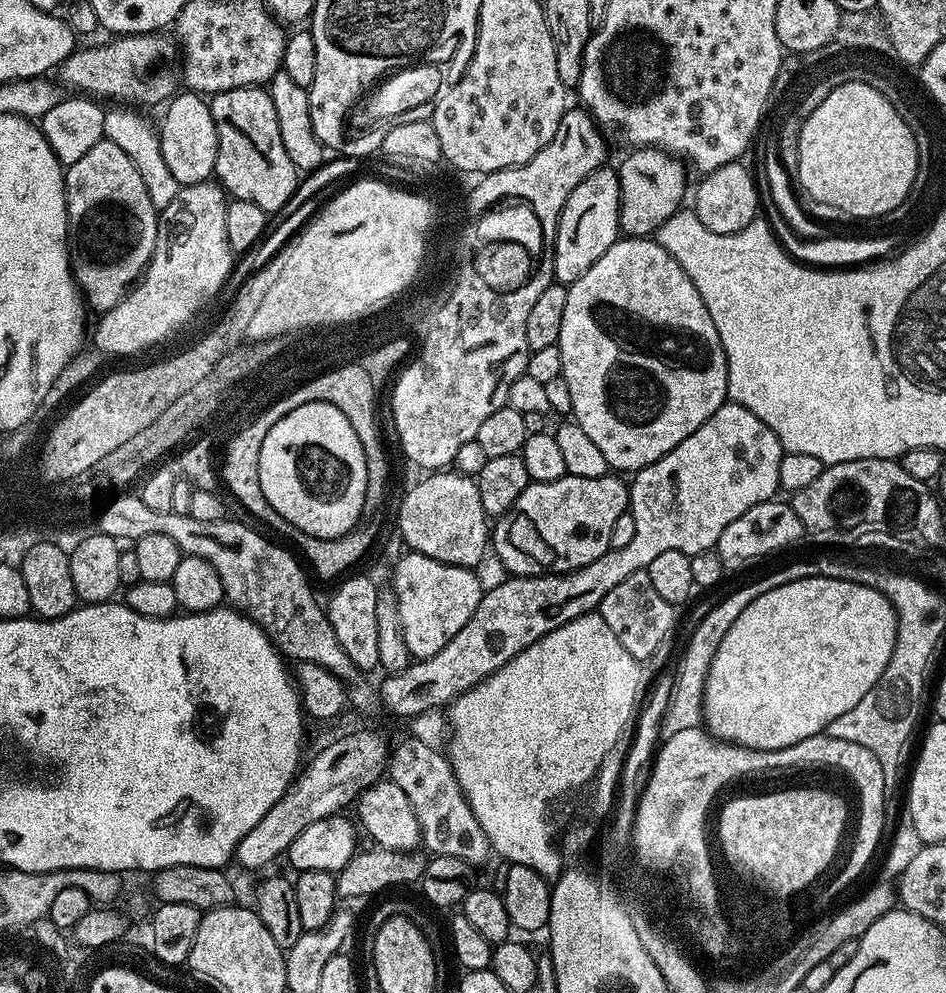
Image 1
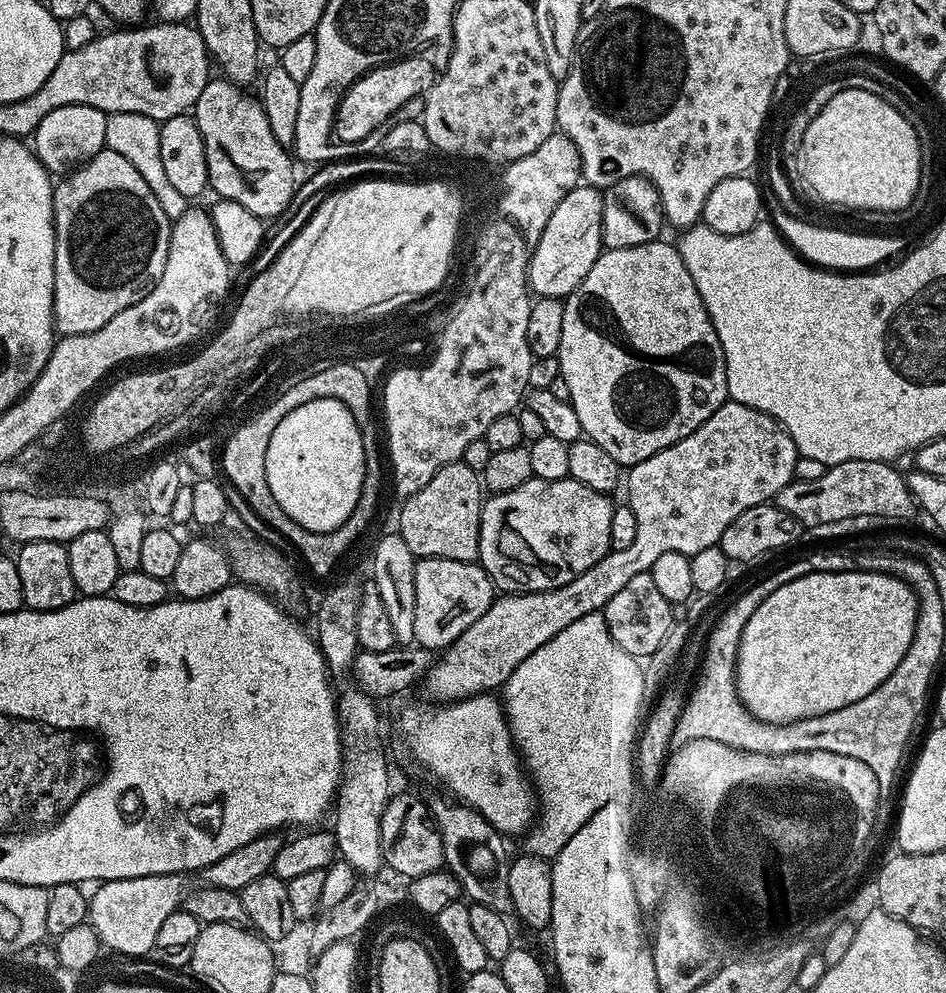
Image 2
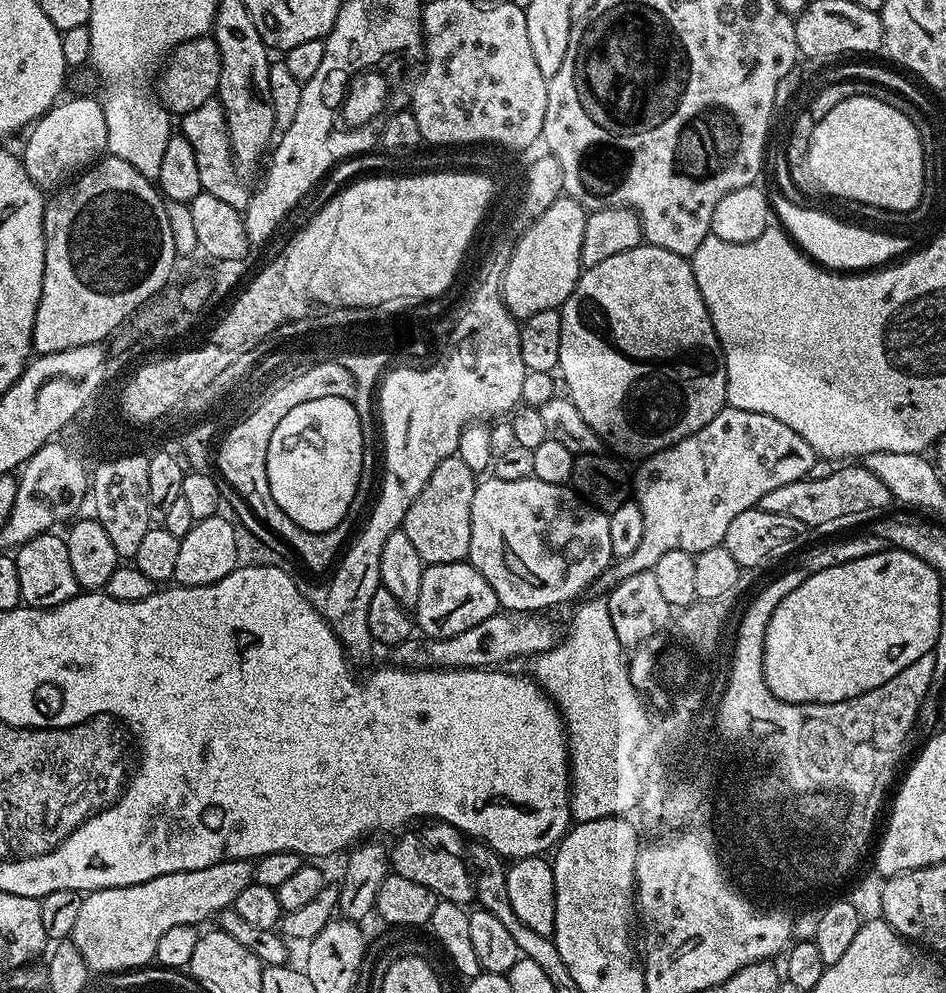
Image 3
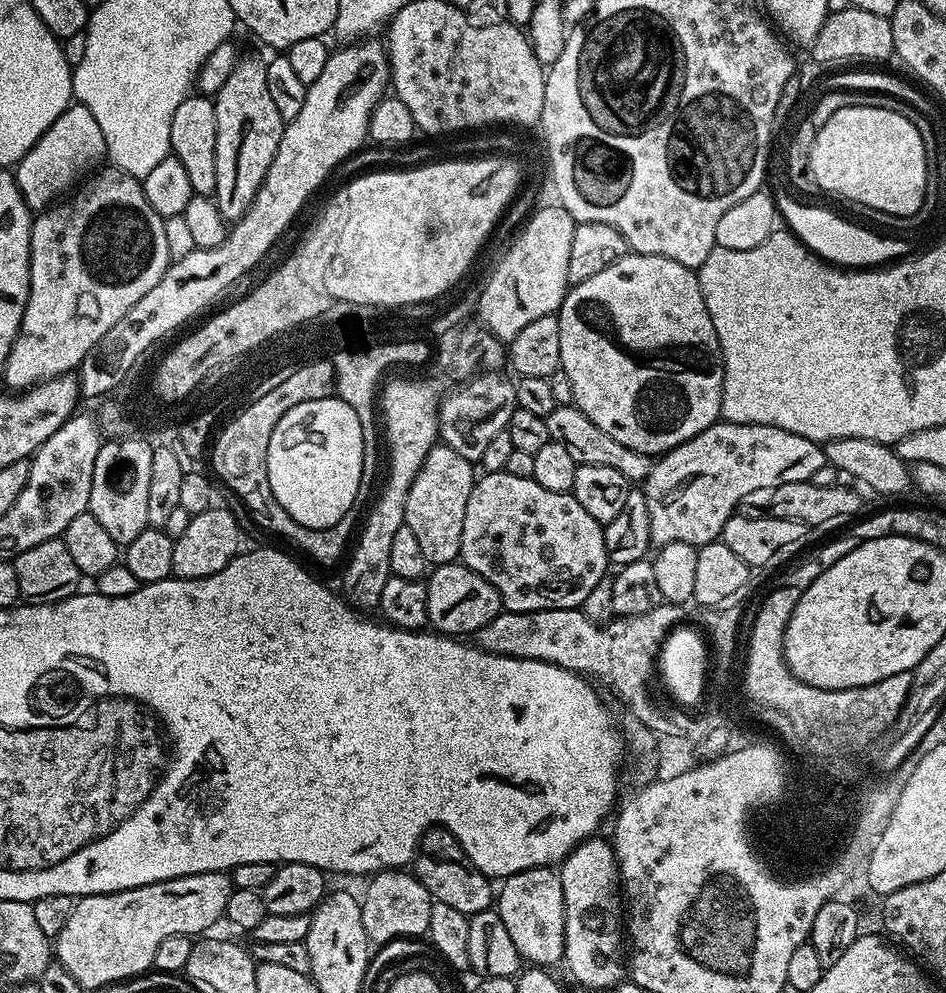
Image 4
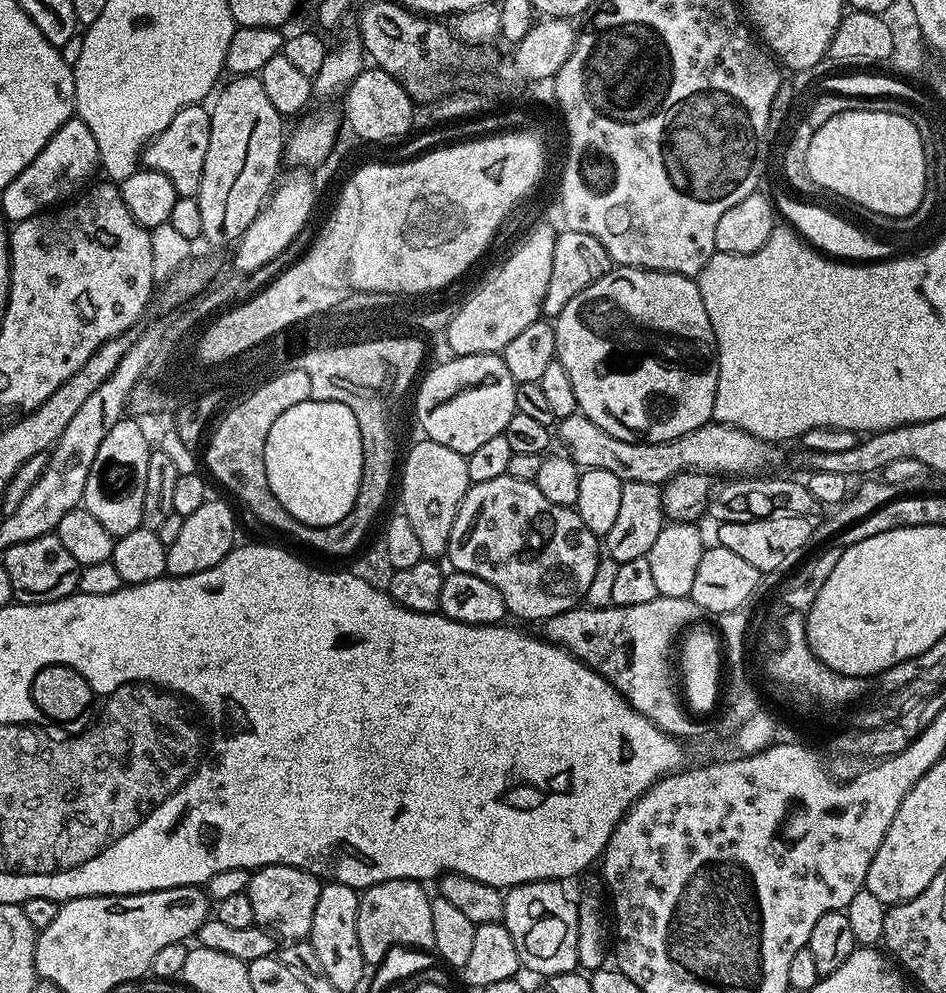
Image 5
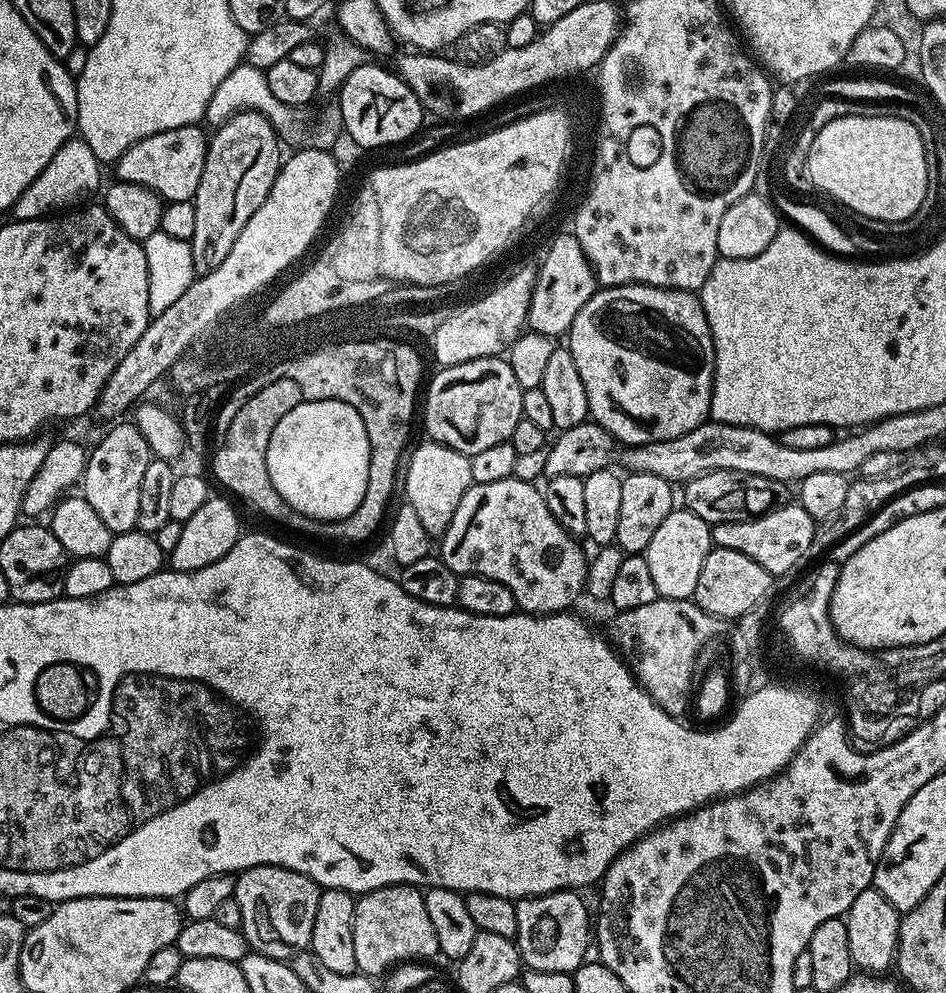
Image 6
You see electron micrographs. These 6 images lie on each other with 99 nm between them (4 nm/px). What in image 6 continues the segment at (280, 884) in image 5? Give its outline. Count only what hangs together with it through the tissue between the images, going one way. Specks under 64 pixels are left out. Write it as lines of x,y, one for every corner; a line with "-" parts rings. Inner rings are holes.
277,864
245,868
236,876
235,899
242,910
242,926
251,951
266,958
291,961
299,952
309,951
314,934
314,918
318,918
318,902
322,889
306,874
298,874

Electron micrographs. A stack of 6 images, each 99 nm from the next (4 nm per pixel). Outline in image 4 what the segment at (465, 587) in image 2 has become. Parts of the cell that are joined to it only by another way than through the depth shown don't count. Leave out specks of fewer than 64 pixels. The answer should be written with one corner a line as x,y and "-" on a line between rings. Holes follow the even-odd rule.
462,562
435,565
427,573
426,583
429,625
445,636
464,638
467,637
467,632
468,635
474,634
502,611
498,590
494,590
494,586
486,582
486,578
474,574
474,570
470,570

